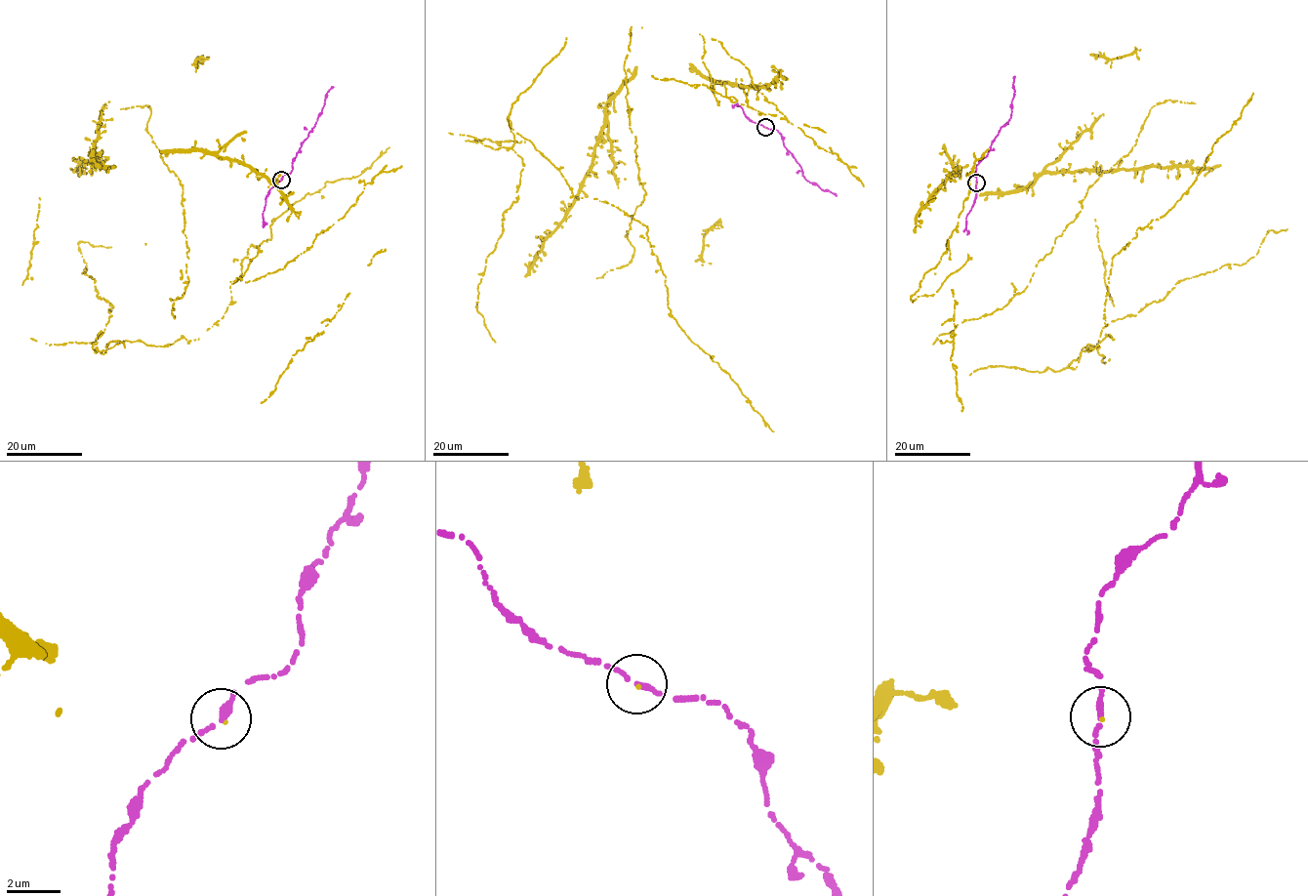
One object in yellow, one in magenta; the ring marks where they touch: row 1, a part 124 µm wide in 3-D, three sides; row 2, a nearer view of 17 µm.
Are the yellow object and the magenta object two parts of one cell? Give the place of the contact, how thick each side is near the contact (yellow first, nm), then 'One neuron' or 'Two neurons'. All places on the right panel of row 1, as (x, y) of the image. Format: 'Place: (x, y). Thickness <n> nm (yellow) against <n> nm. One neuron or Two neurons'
Place: (976, 183). Thickness 50 nm (yellow) against 300 nm. One neuron

